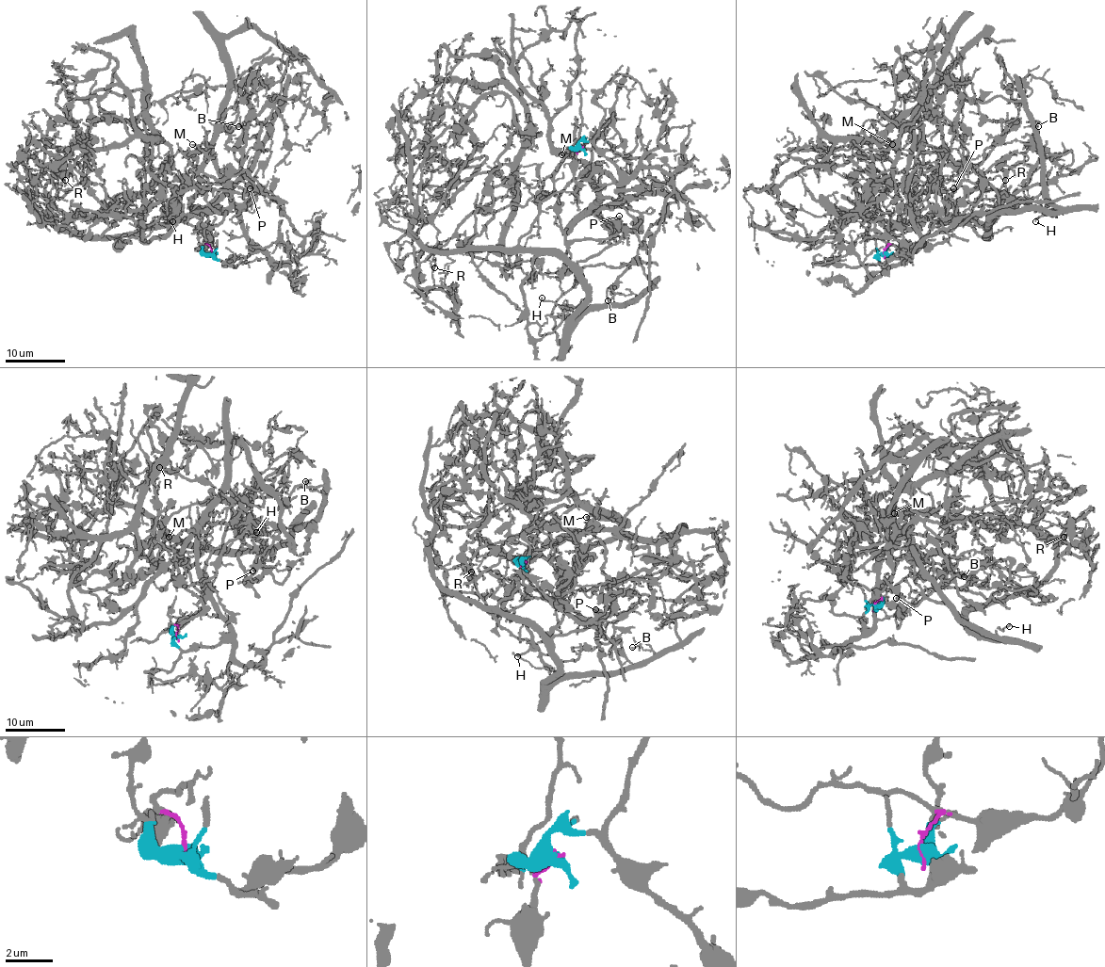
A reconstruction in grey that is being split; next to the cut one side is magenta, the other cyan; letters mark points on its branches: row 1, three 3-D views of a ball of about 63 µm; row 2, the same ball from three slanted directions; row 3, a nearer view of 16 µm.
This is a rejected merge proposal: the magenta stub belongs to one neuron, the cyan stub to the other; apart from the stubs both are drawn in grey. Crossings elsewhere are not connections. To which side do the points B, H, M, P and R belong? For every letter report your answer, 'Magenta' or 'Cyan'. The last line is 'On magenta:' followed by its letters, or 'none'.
B: Magenta
H: Magenta
M: Cyan
P: Magenta
R: Magenta
On magenta: B, H, P, R

